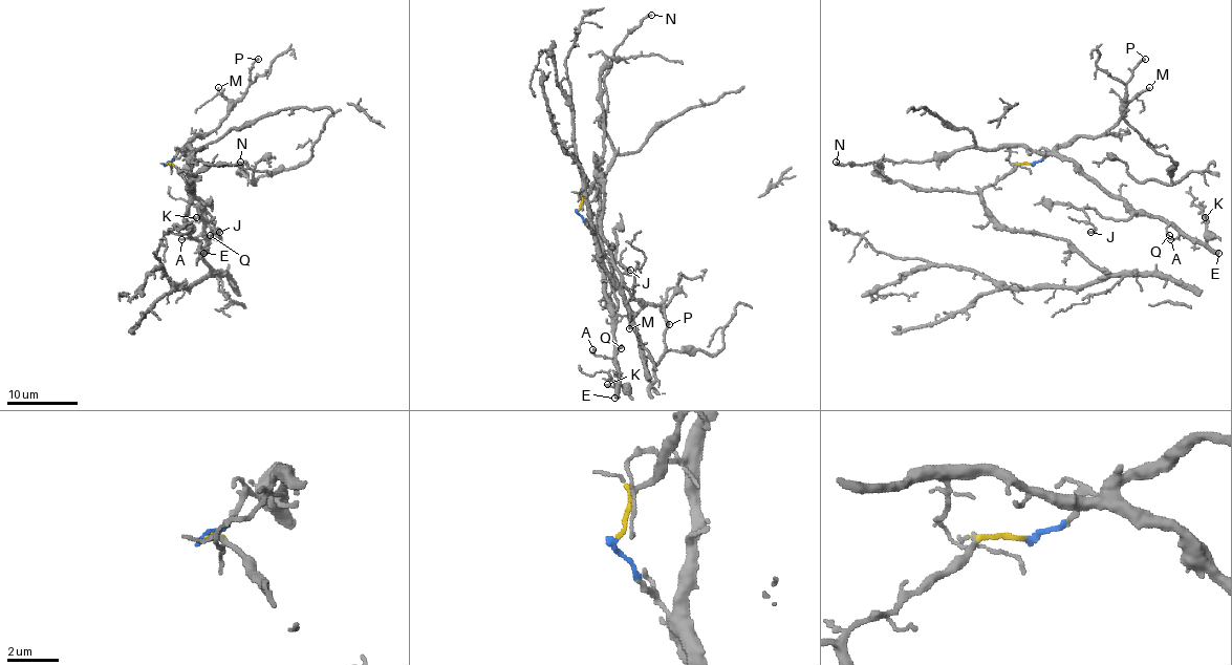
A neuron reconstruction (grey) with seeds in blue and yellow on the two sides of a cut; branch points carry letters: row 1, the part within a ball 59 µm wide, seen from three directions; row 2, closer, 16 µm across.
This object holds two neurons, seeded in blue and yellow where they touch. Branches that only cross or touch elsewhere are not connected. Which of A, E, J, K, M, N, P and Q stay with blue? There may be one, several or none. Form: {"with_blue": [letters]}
{"with_blue": ["A", "E", "J", "K", "M", "N", "P", "Q"]}

